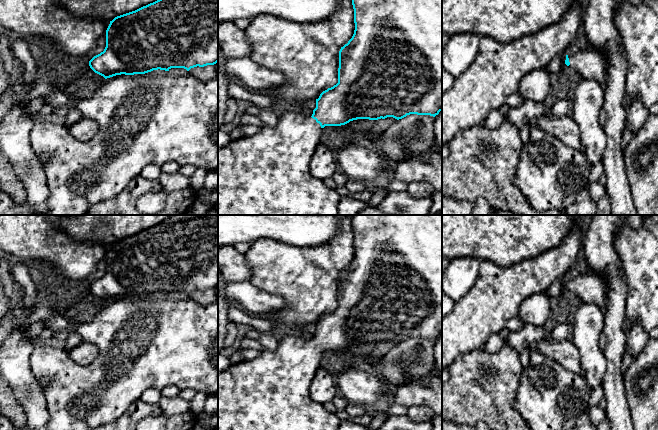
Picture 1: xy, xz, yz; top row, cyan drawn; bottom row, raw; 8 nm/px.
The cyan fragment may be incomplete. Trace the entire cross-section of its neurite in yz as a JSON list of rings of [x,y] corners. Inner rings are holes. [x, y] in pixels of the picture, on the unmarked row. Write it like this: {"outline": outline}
{"outline": [[[590,268],[575,278],[566,279],[565,284],[565,288],[579,297],[582,304],[596,304],[604,314],[607,311],[606,286],[606,279]]]}

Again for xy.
{"outline": [[[172,215],[161,223],[135,235],[115,241],[106,254],[106,271],[103,276],[89,285],[90,292],[105,303],[116,299],[145,298],[153,294],[169,295],[171,292],[184,292],[189,295],[194,291],[214,289],[218,286],[218,215]]]}

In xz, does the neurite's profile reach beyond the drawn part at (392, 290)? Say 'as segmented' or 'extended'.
extended

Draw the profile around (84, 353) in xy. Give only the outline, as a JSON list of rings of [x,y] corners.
[[[81,341],[69,351],[70,358],[82,366],[90,365],[97,354],[97,346],[88,341]]]

